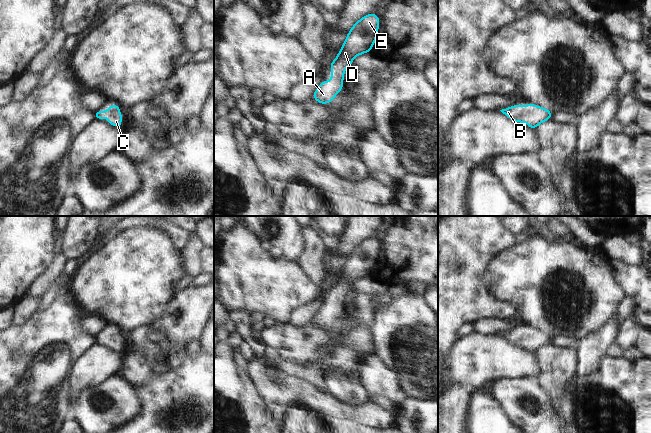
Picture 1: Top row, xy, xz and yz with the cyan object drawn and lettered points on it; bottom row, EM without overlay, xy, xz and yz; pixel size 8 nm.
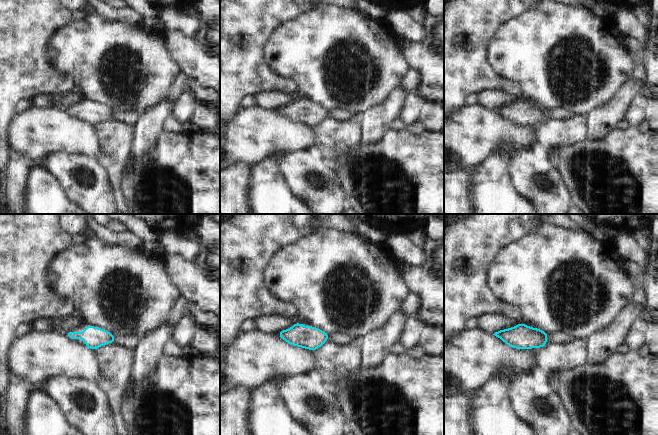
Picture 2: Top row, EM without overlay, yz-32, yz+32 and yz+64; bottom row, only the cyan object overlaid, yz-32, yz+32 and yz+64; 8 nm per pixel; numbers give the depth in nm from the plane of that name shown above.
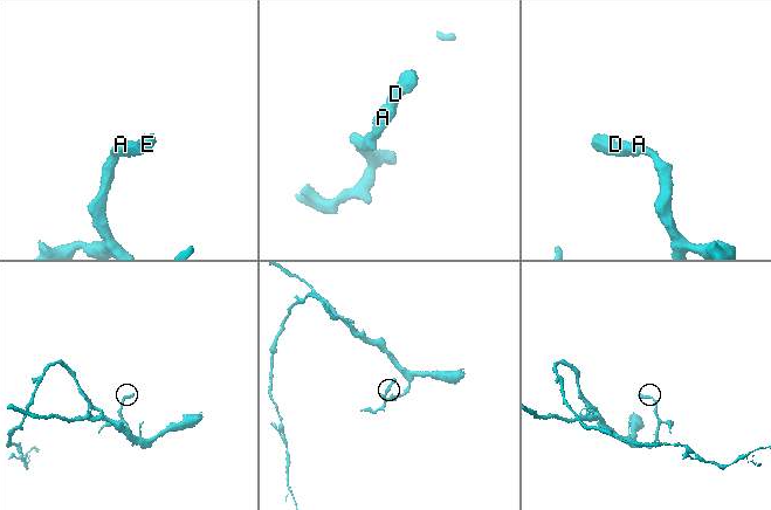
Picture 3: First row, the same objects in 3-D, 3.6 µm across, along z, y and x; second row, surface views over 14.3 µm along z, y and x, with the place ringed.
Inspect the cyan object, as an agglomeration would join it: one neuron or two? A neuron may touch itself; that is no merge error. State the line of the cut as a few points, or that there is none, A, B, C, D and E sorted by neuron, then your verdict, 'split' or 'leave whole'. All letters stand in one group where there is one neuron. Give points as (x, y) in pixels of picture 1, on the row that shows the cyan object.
cut none; groups A B C D E; leave whole

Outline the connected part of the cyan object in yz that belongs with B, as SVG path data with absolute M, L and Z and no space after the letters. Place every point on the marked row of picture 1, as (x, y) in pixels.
M532 103L525 106L517 104L500 111L514 122L527 123L530 129L535 129L552 116L550 110Z

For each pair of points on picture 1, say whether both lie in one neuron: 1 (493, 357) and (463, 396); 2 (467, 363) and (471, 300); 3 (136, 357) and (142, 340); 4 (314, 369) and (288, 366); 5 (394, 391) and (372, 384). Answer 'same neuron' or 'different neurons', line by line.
1: different neurons
2: different neurons
3: different neurons
4: same neuron
5: same neuron

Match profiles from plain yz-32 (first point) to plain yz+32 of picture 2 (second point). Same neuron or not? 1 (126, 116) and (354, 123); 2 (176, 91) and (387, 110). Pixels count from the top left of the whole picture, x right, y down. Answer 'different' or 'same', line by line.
1: different
2: different

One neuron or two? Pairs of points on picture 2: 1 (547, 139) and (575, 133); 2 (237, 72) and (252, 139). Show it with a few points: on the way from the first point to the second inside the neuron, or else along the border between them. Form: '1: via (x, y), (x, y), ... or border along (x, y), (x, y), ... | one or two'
1: via (554, 133), (568, 133) | one
2: border along (241, 107), (230, 120) | two

